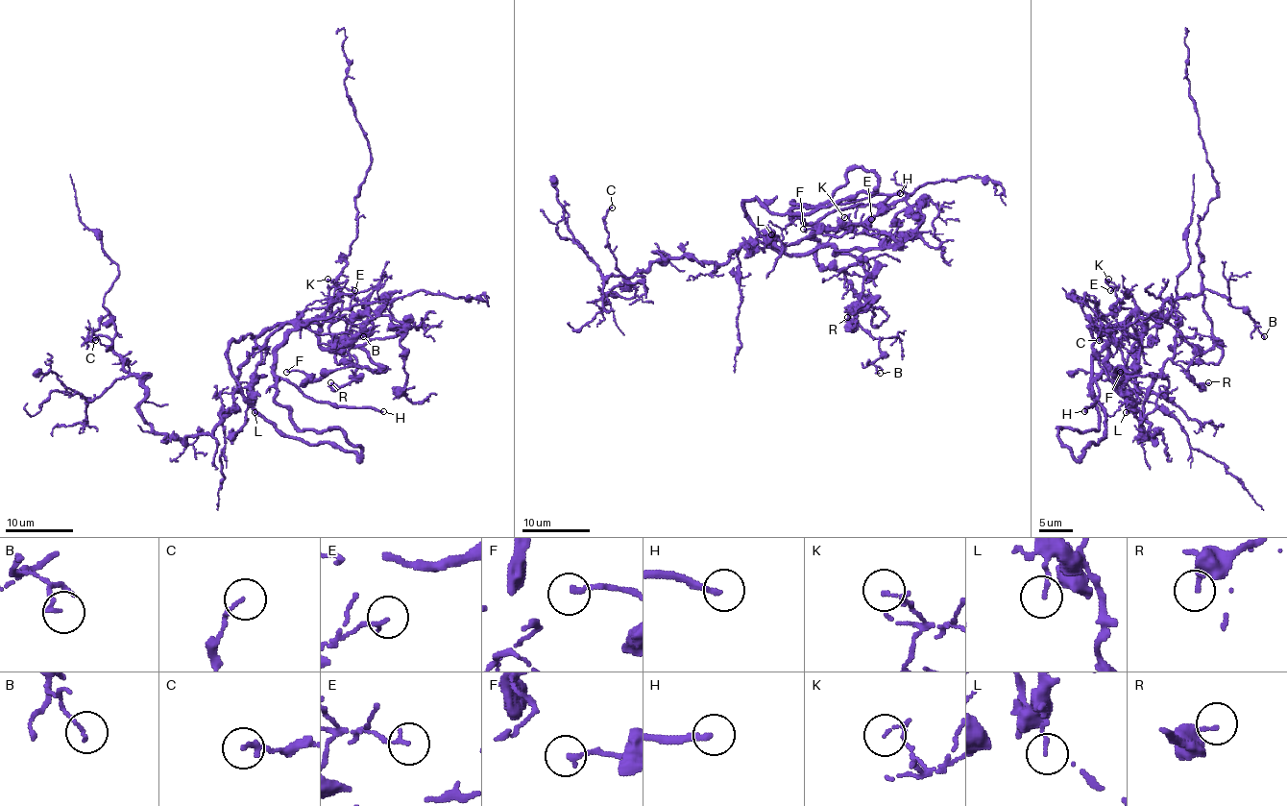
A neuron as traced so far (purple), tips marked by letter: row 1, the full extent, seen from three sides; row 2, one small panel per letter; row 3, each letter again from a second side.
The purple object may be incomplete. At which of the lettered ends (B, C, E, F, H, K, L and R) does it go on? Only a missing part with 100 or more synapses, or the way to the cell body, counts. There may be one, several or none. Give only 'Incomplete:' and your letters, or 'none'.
Incomplete: H

